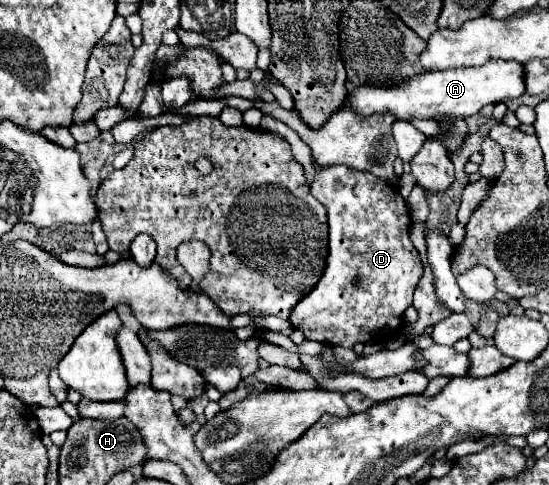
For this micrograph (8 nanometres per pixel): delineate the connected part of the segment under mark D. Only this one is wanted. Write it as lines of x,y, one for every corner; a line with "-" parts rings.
345,165
317,169
311,193
327,207
329,213
327,269
315,289
293,307
289,323
295,329
301,329
309,341
339,345
345,349
353,349
355,343
381,343
403,327
403,313
411,307
413,291
423,275
423,263
409,239
409,207
395,185
387,185
387,181
375,177
373,173
347,169

